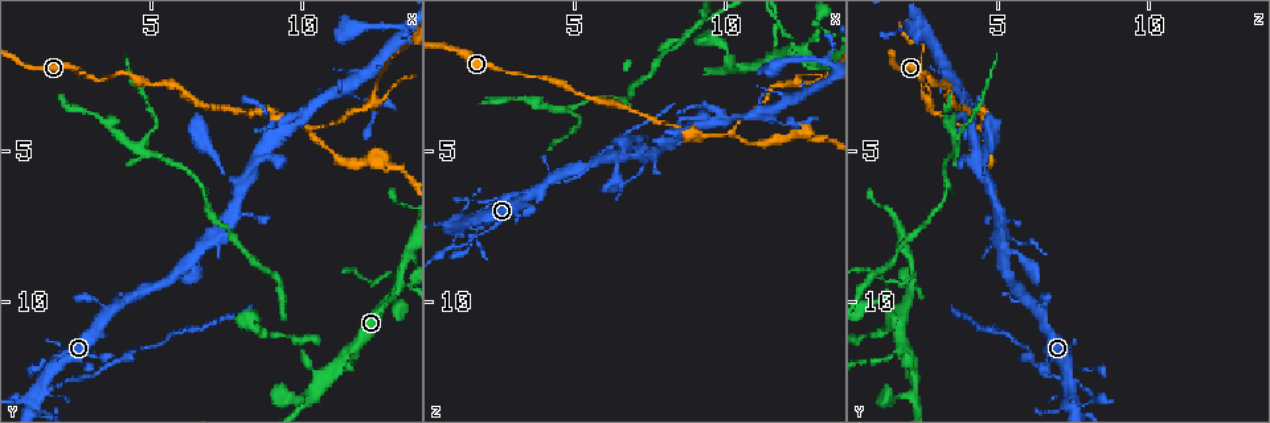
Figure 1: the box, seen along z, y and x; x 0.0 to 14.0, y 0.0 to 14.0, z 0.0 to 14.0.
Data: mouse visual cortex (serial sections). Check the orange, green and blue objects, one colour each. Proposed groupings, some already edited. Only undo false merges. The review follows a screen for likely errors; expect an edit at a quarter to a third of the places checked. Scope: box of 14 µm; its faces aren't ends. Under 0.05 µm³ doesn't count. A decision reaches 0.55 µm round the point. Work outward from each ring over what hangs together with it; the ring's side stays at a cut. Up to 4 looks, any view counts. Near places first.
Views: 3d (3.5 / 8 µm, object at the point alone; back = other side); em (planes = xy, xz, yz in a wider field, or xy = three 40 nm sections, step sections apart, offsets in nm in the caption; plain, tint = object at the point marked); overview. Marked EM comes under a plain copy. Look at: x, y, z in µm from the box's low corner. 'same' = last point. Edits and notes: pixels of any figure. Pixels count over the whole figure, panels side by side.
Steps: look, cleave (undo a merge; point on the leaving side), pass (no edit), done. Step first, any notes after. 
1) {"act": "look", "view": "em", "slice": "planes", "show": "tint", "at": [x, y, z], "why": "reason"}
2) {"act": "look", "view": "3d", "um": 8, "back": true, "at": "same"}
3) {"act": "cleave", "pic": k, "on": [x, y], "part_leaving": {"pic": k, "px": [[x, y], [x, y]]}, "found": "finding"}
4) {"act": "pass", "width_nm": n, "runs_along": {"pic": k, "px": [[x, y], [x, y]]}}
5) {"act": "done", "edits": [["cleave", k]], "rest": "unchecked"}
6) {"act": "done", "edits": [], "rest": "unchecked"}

{"act": "look", "view": "3d", "um": 3.5, "back": true, "at": [13.0, 9.8, 1.0], "why": "narrows sharply"}

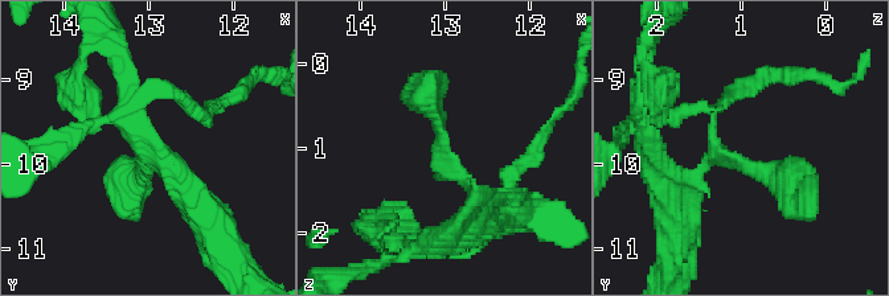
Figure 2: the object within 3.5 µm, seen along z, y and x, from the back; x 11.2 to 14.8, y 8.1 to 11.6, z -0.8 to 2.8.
{"act": "look", "view": "em", "slice": "planes", "show": "tint", "at": [13.05, 9.90, 1.15]}

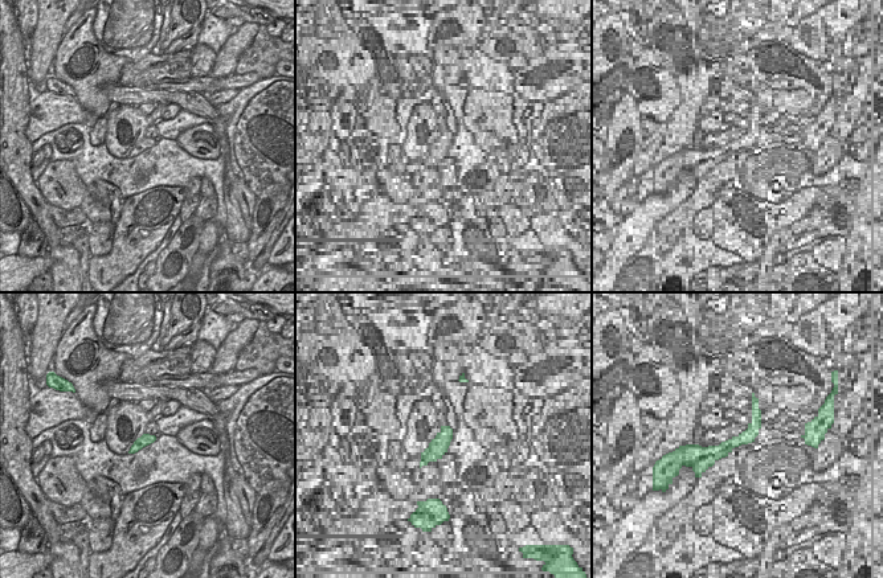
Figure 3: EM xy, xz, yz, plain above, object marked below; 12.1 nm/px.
{"act": "cleave", "pic": 2, "on": [439, 142], "part_leaving": {"pic": 2, "px": [[462, 180], [441, 156], [433, 82]]}, "found": "a second cell is stuck on"}

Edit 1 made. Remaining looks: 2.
{"act": "look", "view": "3d", "um": 3.5, "at": [11.7, 11.6, 1.9], "why": "small branch off a trunk"}

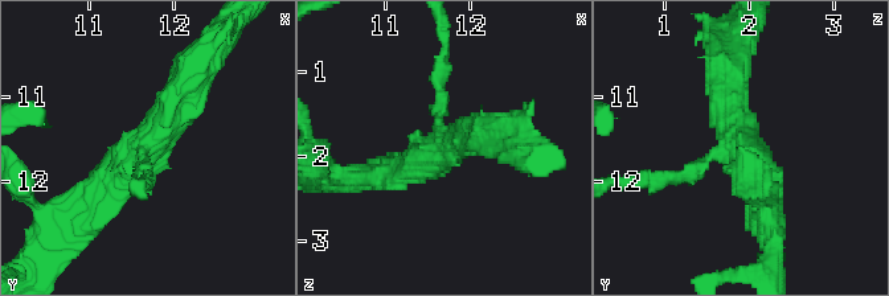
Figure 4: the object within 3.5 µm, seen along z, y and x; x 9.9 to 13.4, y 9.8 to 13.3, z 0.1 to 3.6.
{"act": "look", "view": "em", "slice": "xy", "step": 5, "show": "tint", "at": [11.70, 11.50, 1.90], "arms": 3, "arm_widths_nm": [150, 350, 450]}

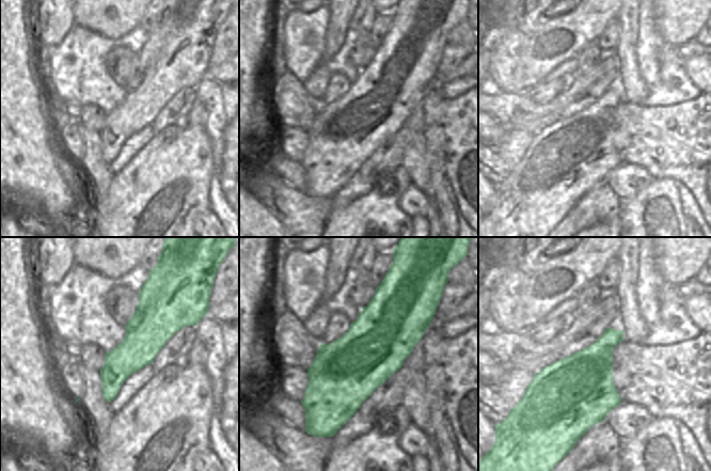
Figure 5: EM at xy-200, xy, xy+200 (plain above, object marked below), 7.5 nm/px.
{"act": "cleave", "pic": 4, "on": [439, 62], "width_nm": 500, "part_leaving": {"pic": 4, "px": [[439, 103], [443, 36]]}, "found": "a second cell is stuck on"}

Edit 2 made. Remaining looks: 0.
{"act": "done", "edits": [["cleave", 2], ["cleave", 4]], "rest": "unchecked"}

